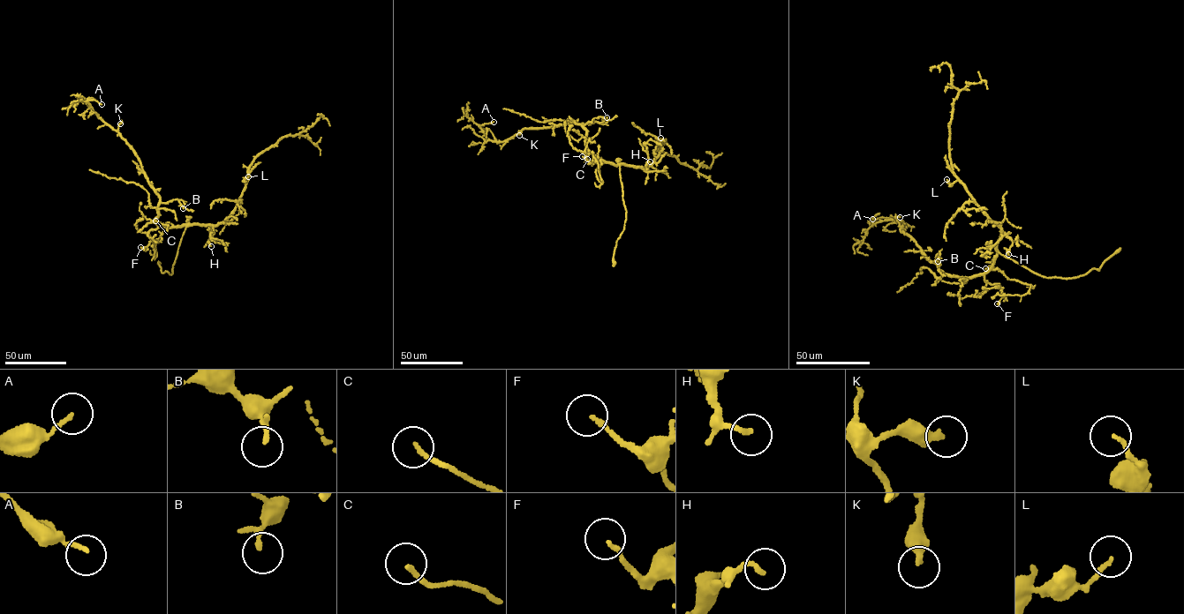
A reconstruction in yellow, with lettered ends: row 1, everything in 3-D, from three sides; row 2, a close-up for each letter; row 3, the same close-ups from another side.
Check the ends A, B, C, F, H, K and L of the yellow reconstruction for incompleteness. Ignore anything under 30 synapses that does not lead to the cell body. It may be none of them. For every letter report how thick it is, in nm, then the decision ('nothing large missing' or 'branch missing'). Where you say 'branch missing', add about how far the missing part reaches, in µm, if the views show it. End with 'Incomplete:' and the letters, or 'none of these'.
A: 130 nm | nothing large missing
B: 130 nm | nothing large missing
C: 160 nm | nothing large missing
F: 130 nm | nothing large missing
H: 180 nm | branch missing | 50 µm
K: 360 nm | nothing large missing
L: 130 nm | nothing large missing
Incomplete: H

